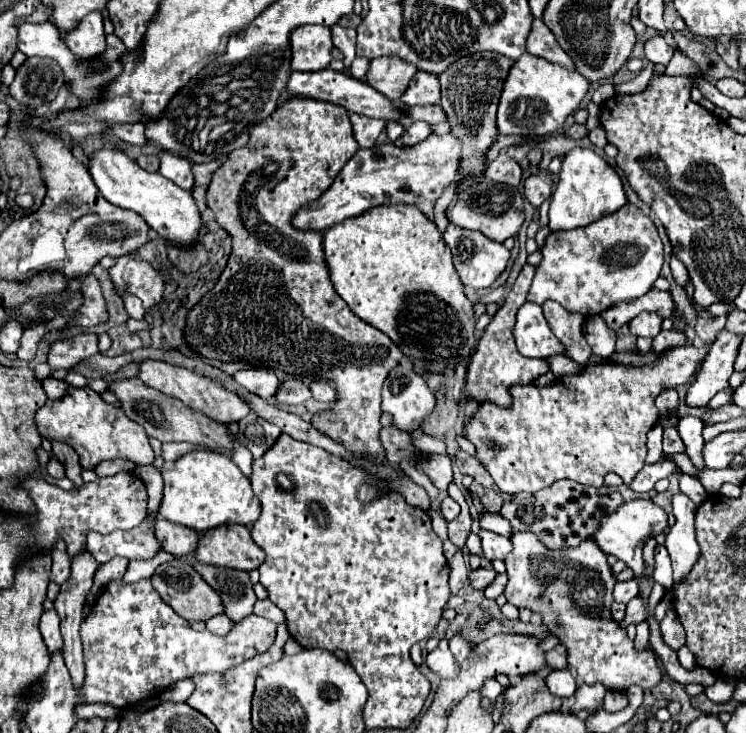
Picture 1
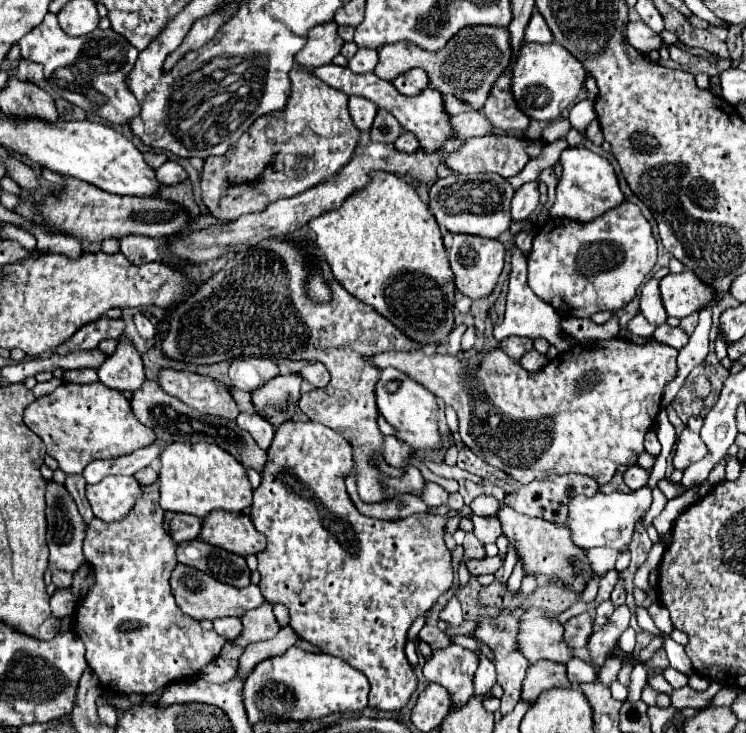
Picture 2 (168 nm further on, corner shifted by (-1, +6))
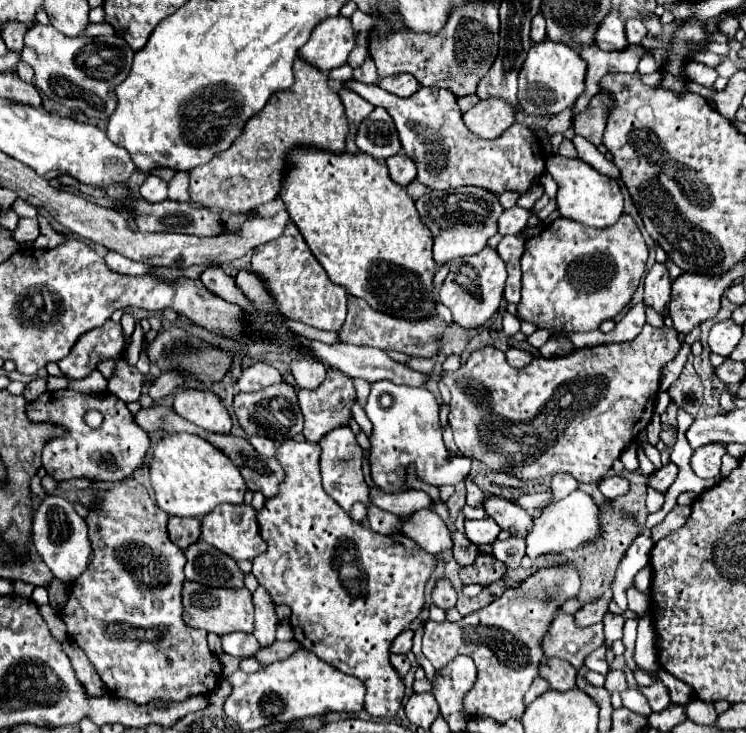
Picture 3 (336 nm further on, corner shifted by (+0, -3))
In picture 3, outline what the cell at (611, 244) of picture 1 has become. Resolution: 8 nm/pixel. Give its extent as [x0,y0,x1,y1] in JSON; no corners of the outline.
[519,214,649,332]

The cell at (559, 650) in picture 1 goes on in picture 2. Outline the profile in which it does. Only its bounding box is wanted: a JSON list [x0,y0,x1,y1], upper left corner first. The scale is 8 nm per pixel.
[564,613,594,647]

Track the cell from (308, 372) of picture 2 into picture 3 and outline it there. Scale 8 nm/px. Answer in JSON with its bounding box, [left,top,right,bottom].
[291,358,325,390]

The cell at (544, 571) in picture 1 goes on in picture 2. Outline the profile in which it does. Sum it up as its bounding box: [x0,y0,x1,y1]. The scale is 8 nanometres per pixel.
[496,505,594,593]

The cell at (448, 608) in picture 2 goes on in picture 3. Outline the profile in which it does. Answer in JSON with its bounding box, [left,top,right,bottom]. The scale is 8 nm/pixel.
[433,580,457,610]

